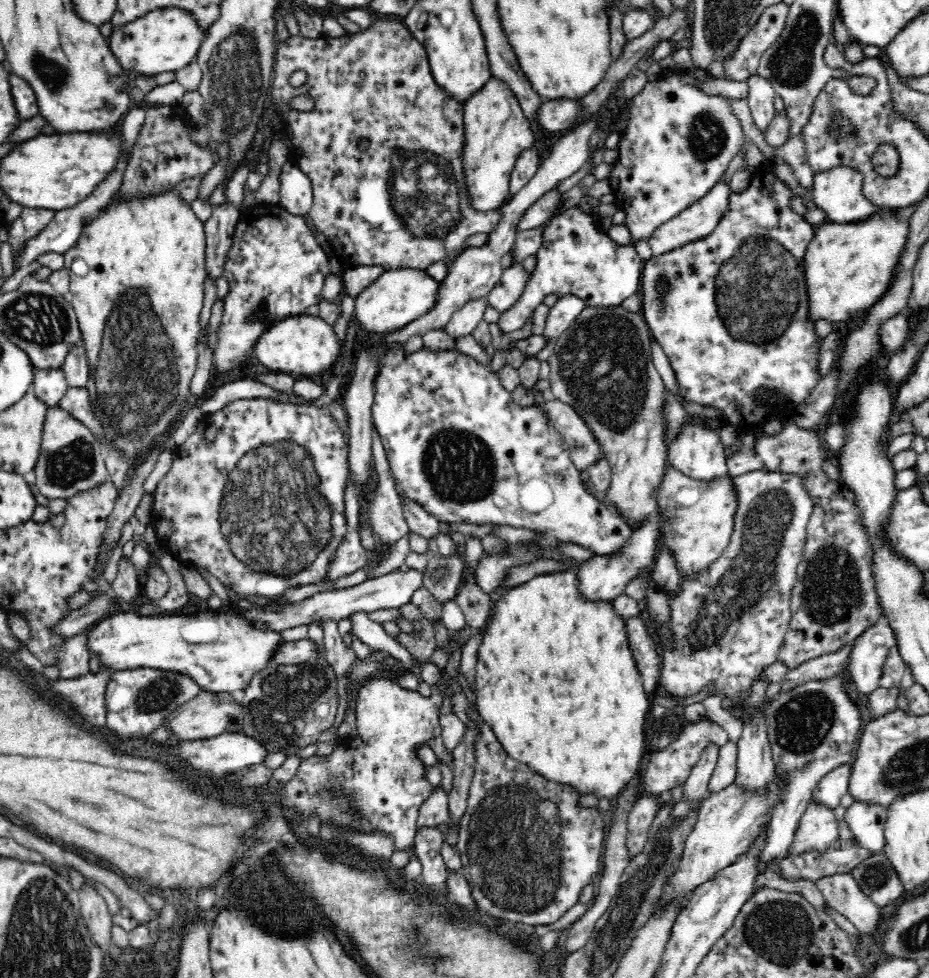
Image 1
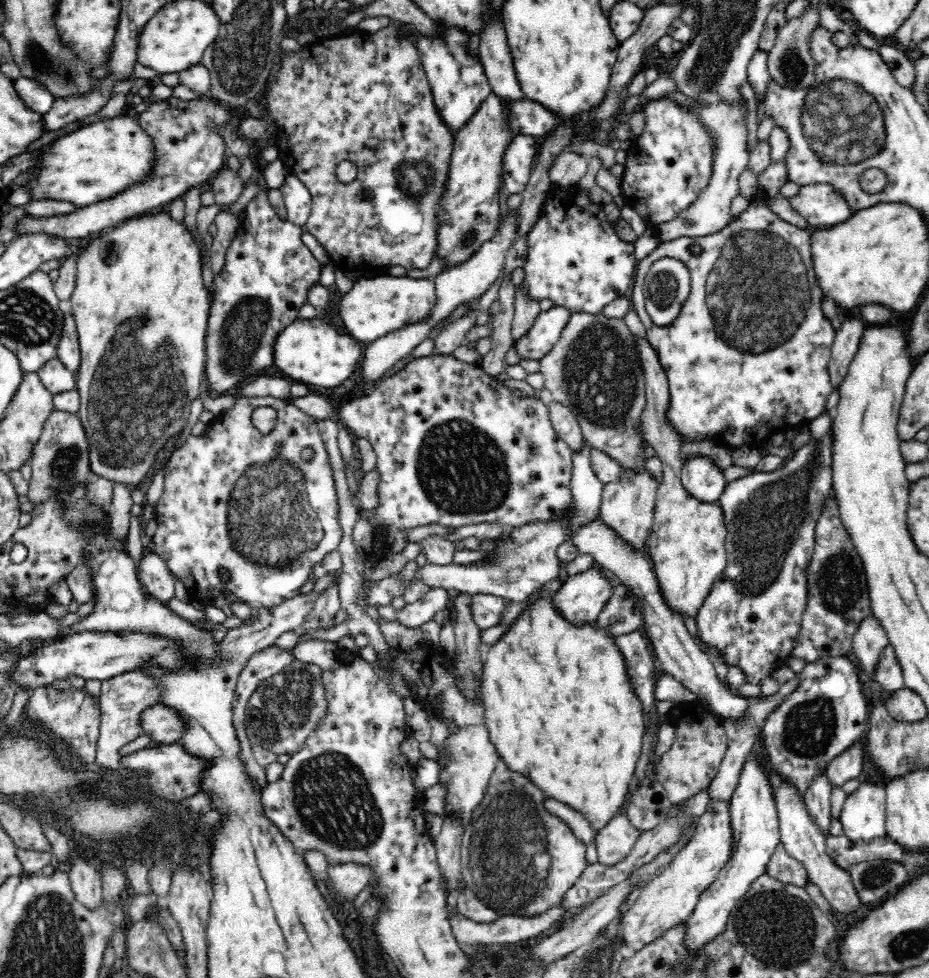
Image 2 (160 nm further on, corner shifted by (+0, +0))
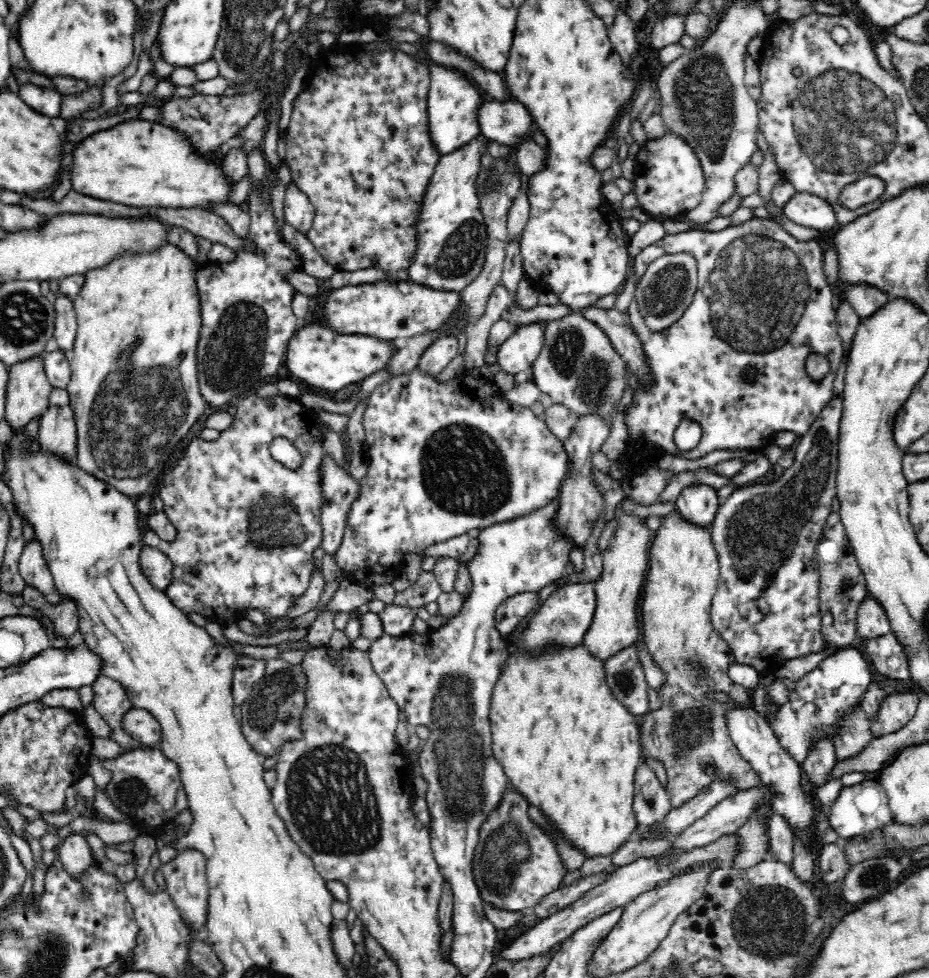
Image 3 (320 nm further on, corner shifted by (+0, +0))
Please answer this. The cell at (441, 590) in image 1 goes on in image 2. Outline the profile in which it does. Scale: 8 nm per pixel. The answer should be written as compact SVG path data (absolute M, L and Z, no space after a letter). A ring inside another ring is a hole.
M444 588L430 589L420 601L405 604L400 610L395 610L394 620L404 627L420 627L428 620L432 620L436 612L447 612L451 597L451 591Z

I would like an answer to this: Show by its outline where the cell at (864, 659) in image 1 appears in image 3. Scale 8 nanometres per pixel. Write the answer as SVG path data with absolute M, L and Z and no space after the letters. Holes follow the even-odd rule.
M869 592L866 597L857 610L856 626L859 642L863 642L864 637L871 638L893 632L884 607Z

